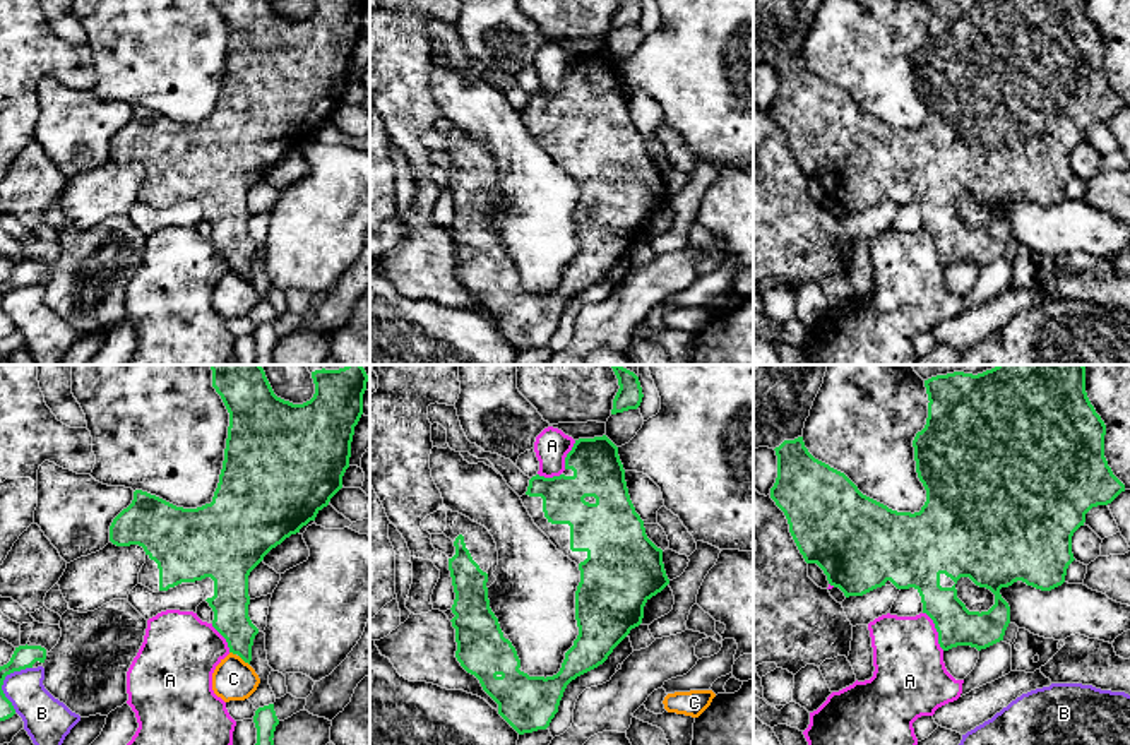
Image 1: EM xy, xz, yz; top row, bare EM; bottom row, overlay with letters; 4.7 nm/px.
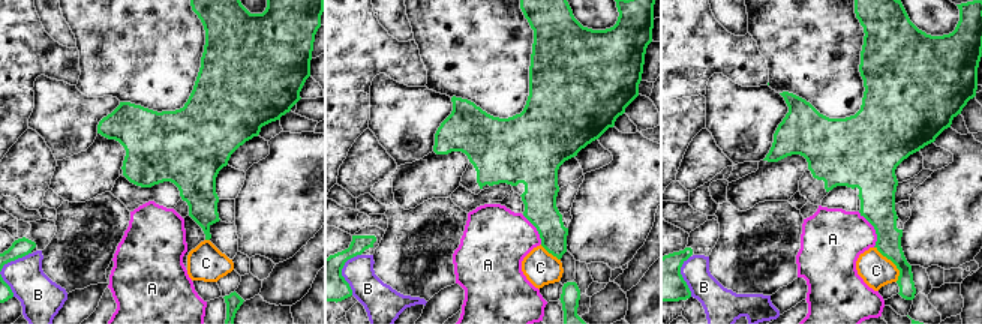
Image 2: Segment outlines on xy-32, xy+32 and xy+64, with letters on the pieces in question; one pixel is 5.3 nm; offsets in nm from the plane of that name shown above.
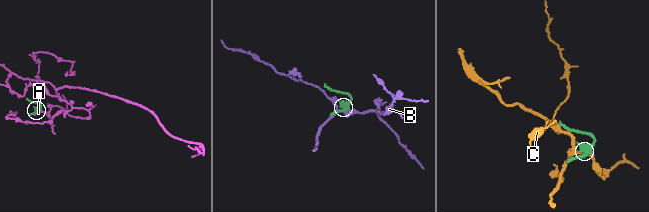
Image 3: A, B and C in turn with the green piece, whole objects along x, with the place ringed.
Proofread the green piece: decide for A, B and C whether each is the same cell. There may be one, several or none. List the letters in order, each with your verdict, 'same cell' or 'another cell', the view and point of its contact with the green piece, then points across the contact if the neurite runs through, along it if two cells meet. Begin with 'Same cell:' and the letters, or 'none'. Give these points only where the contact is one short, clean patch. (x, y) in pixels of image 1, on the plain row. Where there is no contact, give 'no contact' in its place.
Same cell: none
A: another cell; meets green in yz at (937, 247)
B: another cell; meets green in xy at (2, 298)
C: another cell; meets green in xy at (243, 276); border along xy (238, 271), (249, 281)

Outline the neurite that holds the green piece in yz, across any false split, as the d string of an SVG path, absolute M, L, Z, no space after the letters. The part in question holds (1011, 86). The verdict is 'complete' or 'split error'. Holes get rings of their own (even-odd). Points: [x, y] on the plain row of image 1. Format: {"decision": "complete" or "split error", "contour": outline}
{"decision": "split error", "contour": "M925 0L928 10L928 34L921 48L913 57L916 89L926 106L926 118L919 128L897 128L887 122L863 111L858 103L841 87L815 75L805 63L803 53L784 57L776 63L777 94L770 104L770 115L784 128L789 149L806 180L817 180L830 202L839 204L846 214L863 212L877 204L894 200L897 206L914 204L926 229L938 248L938 260L943 267L957 262L971 262L978 267L1003 257L1010 240L1010 223L1002 214L1000 206L1017 197L1026 199L1041 207L1051 207L1065 199L1067 185L1075 176L1072 170L1072 152L1084 142L1085 130L1097 122L1111 120L1125 101L1113 91L1104 74L1106 41L1091 21L1085 0ZM960 194L969 194L976 202L986 204L995 211L995 221L988 228L969 228L957 214L955 200Z"}

